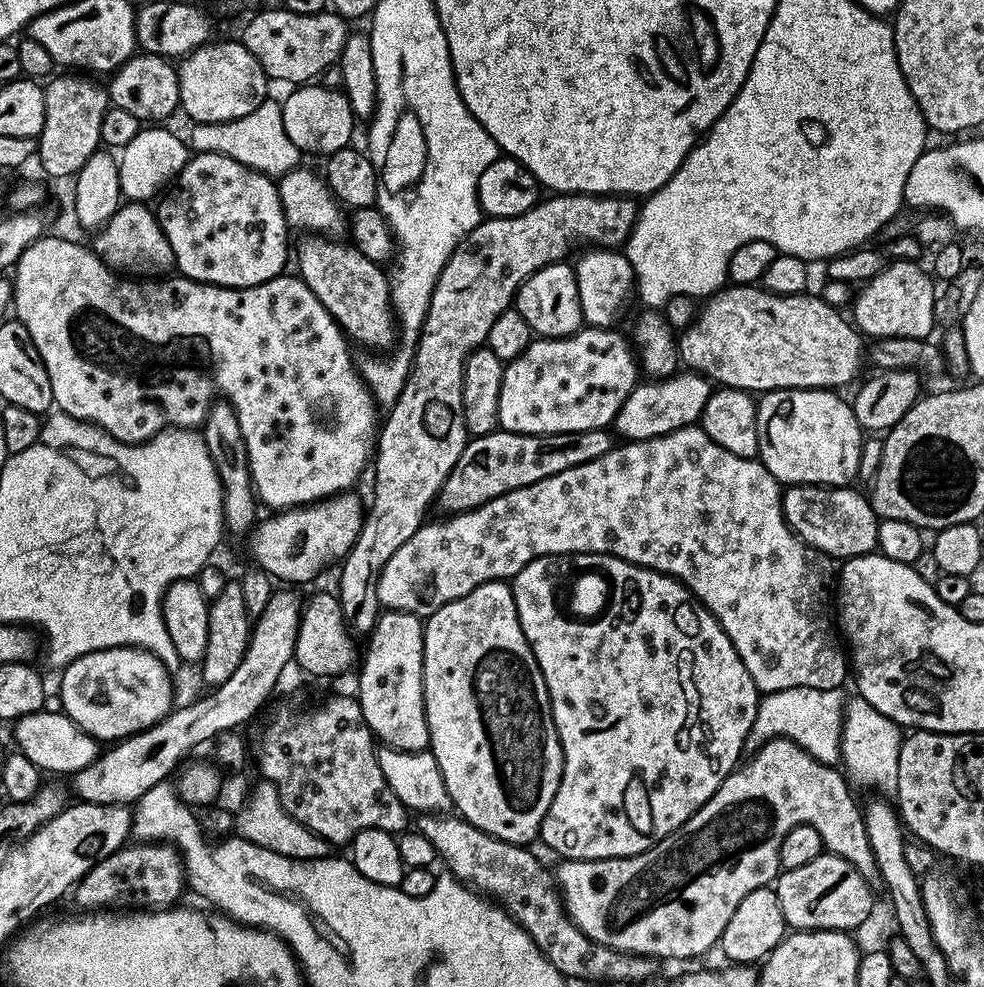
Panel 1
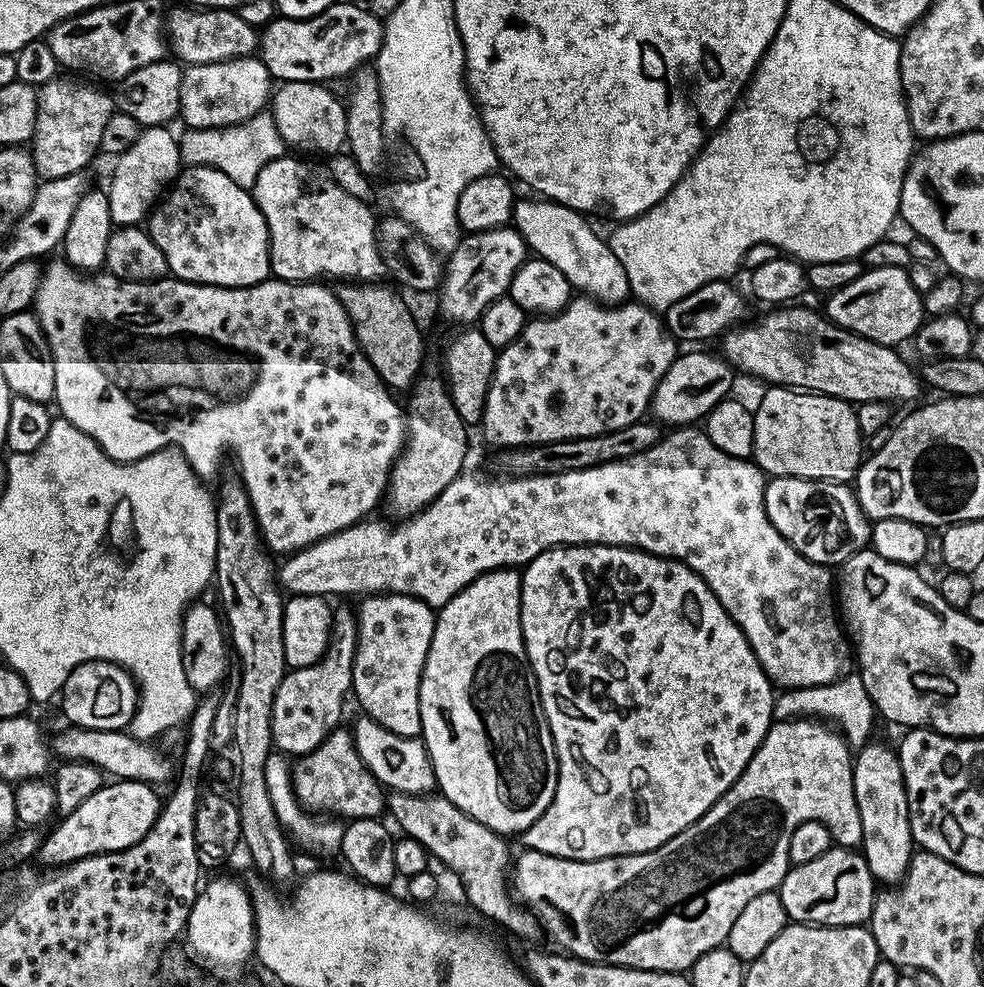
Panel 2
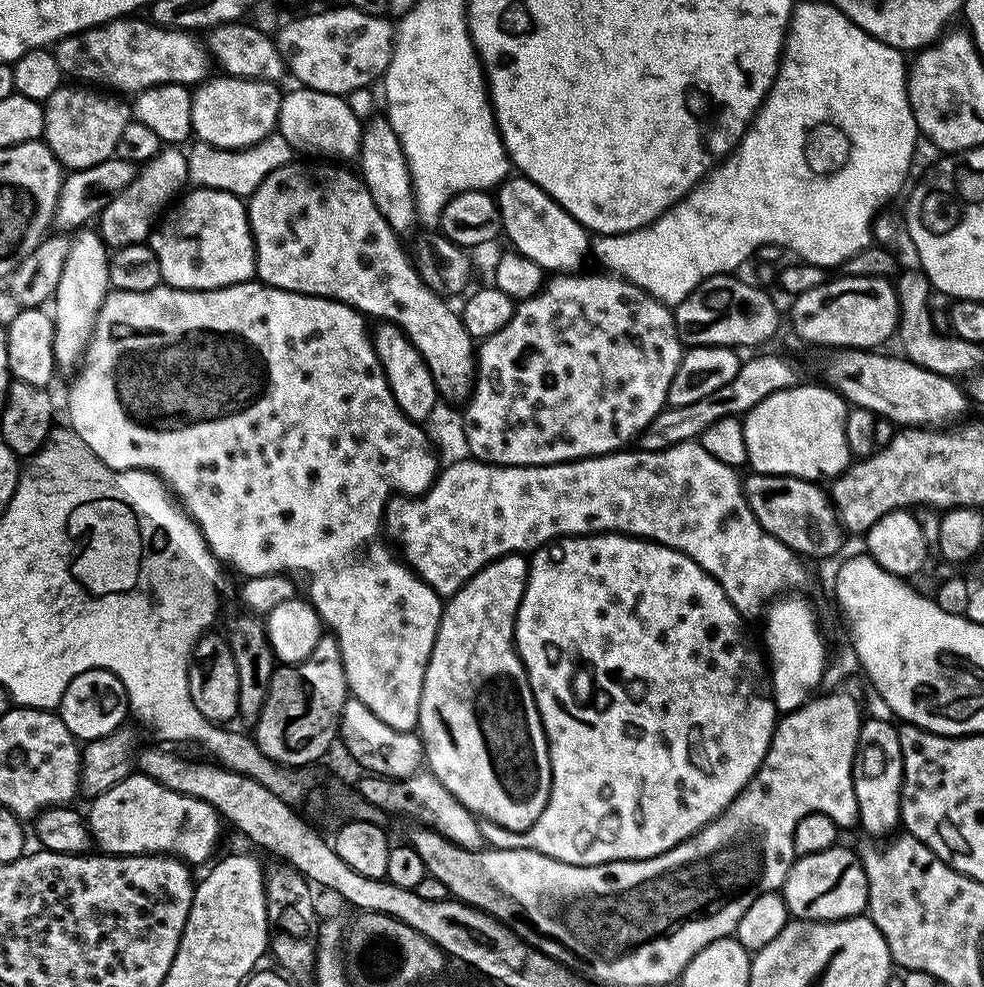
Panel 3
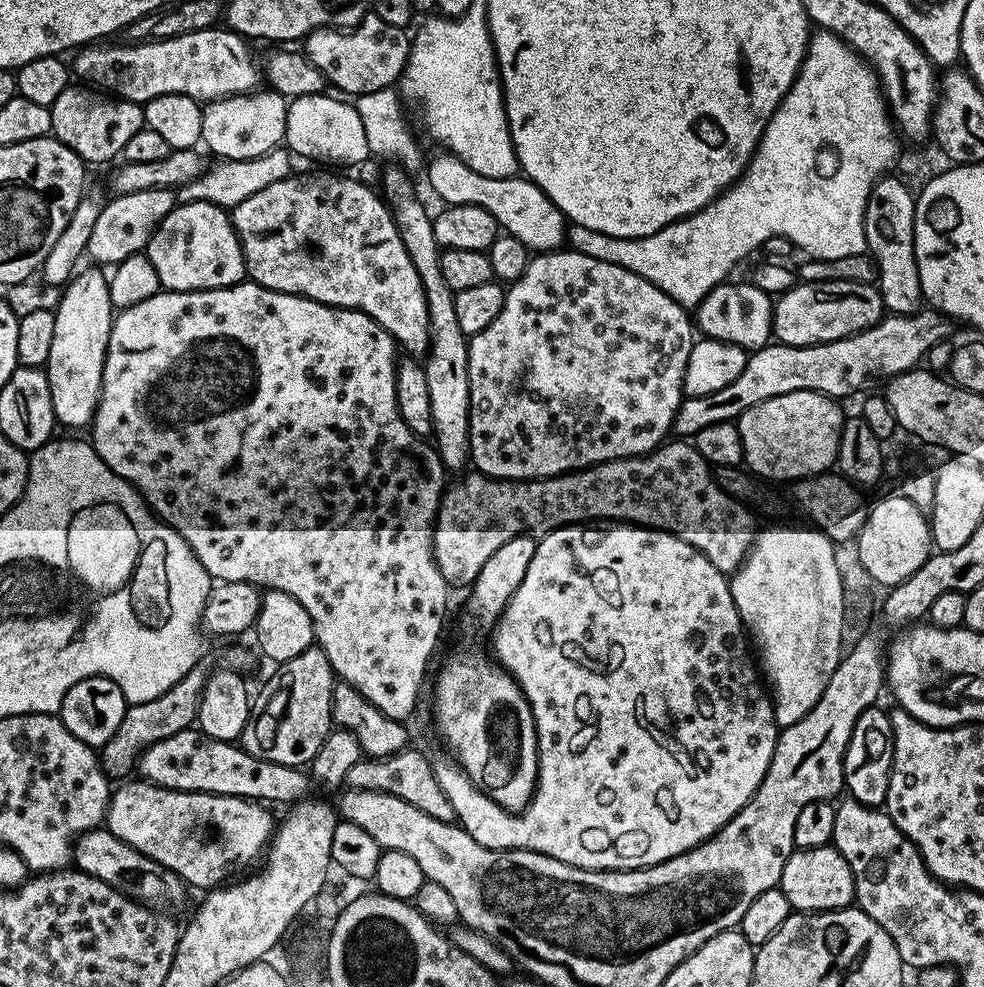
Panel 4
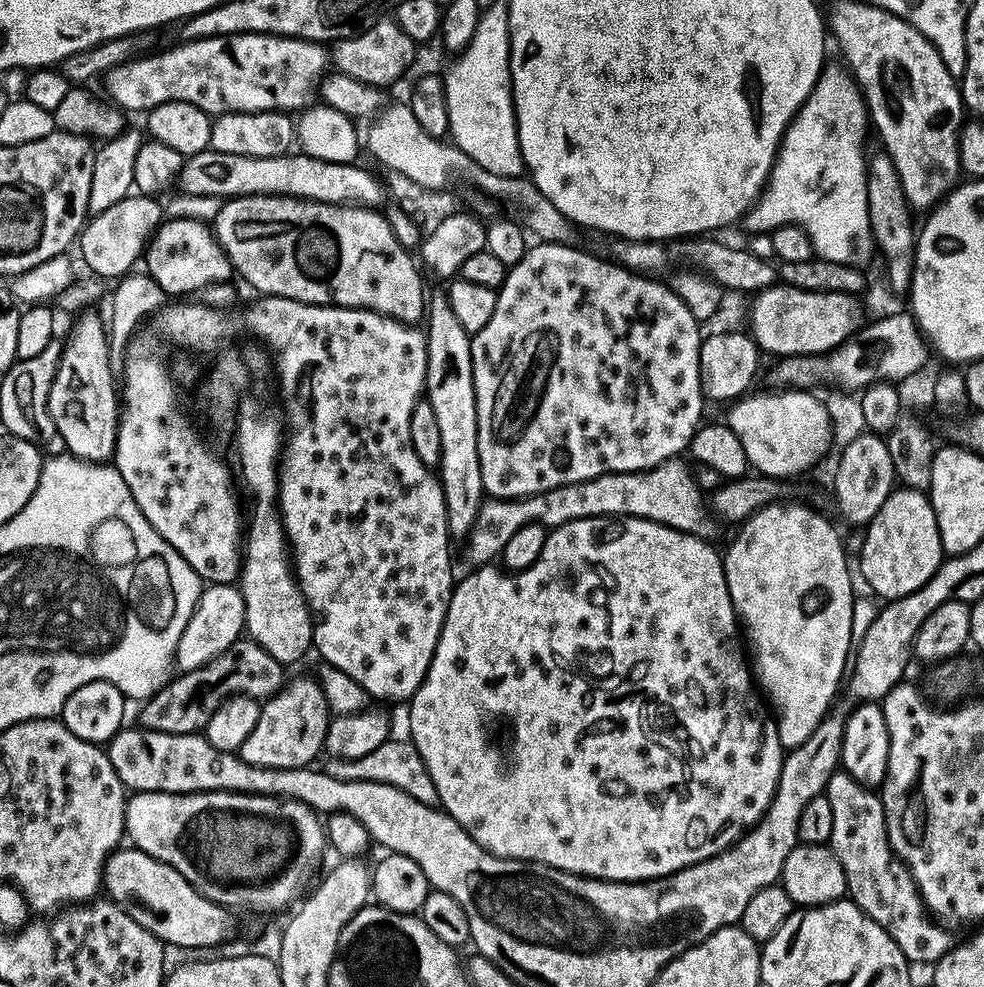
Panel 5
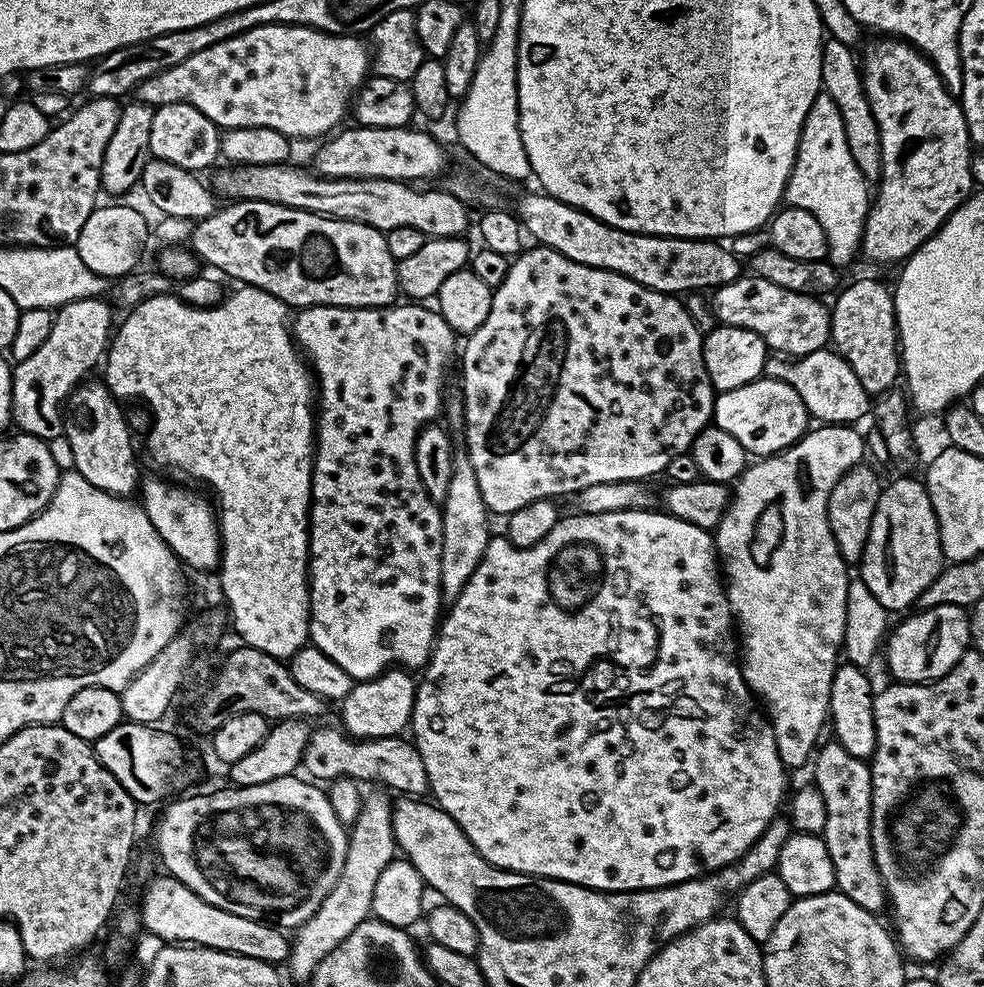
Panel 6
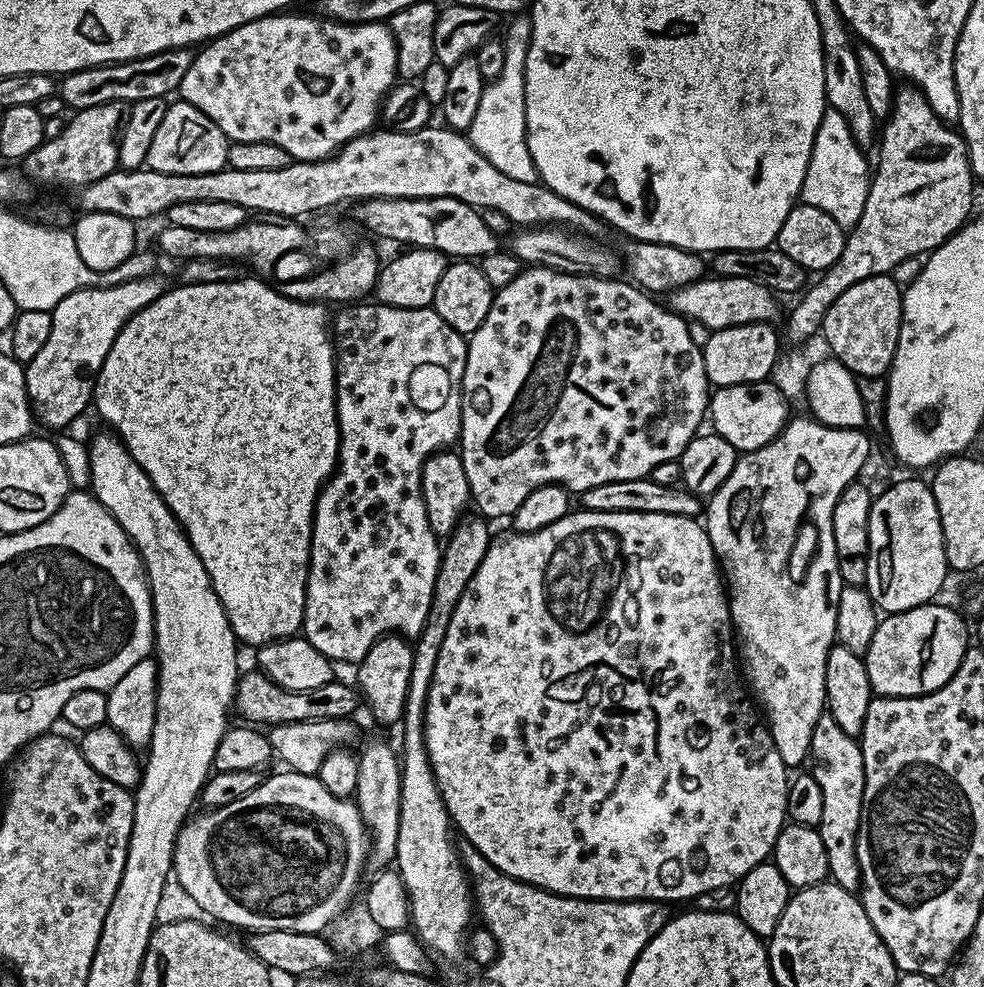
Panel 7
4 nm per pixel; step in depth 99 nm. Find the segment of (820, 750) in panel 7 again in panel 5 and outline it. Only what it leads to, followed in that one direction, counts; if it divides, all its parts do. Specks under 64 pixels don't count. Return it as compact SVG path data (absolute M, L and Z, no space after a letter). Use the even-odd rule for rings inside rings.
M843 770L833 772L828 779L826 795L834 827L827 847L838 858L846 874L847 895L871 920L878 922L913 965L935 965L954 947L954 939L943 923L937 922L924 907L924 900L908 867L896 857L888 841L884 803L873 789L862 786Z

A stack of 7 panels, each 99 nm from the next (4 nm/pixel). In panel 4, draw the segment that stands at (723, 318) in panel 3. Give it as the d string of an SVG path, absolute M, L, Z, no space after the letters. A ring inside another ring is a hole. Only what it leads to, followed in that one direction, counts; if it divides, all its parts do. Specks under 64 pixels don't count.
M749 281L738 285L732 283L725 282L712 288L694 310L694 324L703 337L738 345L751 354L764 348L773 337L774 302L769 293Z

